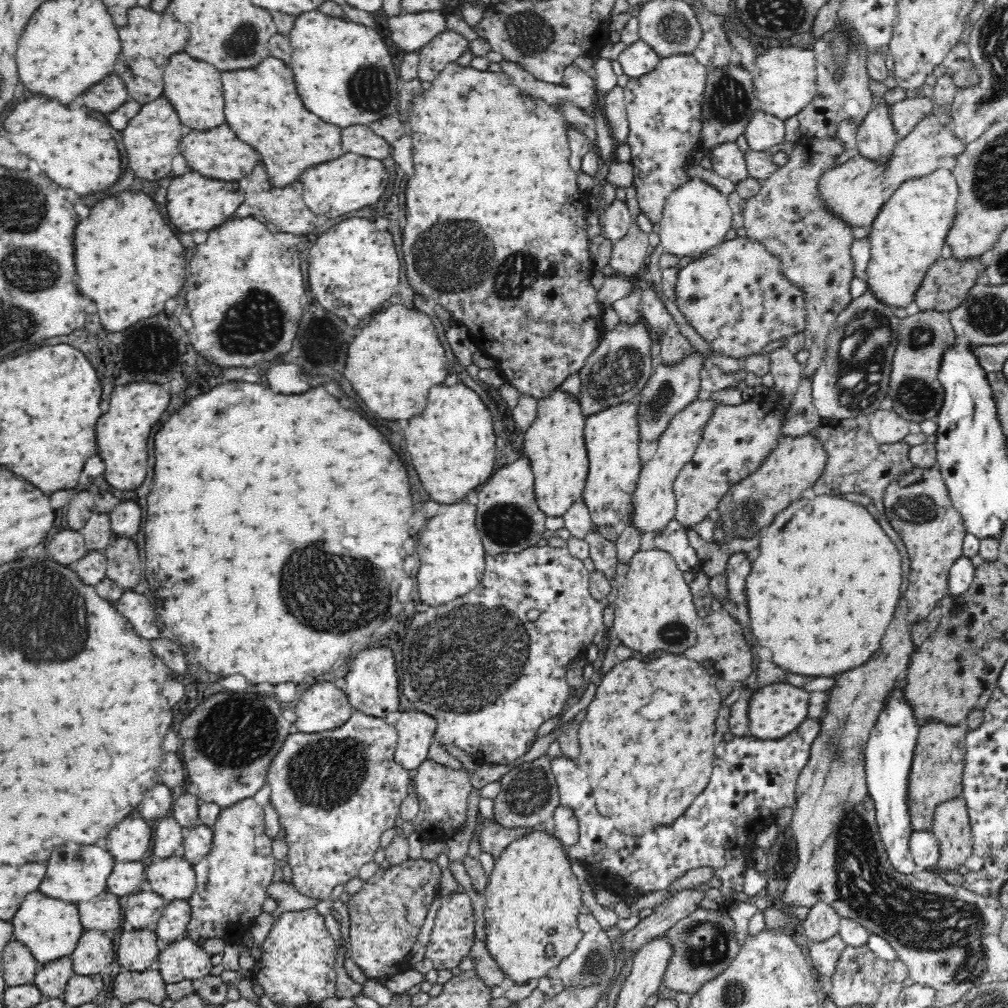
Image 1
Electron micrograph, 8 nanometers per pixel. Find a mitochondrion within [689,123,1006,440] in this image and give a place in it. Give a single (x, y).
(863, 344)

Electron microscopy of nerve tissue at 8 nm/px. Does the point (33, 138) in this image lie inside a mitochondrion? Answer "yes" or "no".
no

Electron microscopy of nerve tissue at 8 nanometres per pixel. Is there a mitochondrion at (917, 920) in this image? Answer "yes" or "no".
yes

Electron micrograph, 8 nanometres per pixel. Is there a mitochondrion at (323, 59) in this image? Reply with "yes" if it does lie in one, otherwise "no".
no

